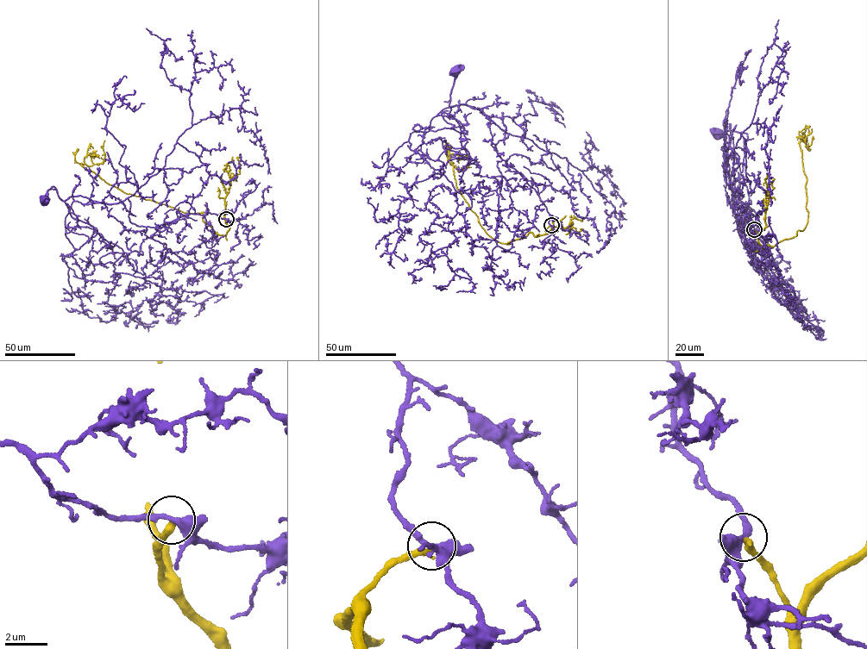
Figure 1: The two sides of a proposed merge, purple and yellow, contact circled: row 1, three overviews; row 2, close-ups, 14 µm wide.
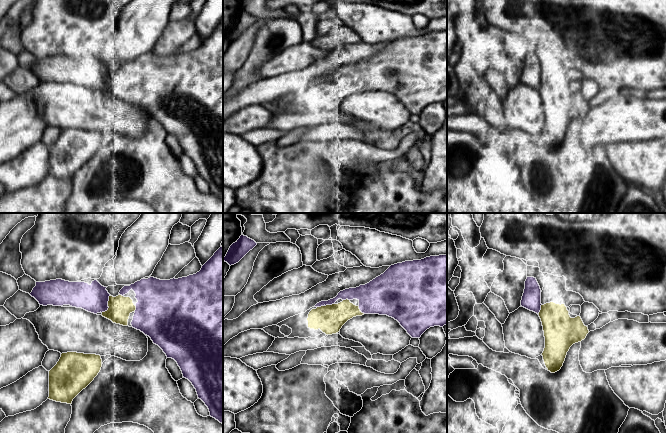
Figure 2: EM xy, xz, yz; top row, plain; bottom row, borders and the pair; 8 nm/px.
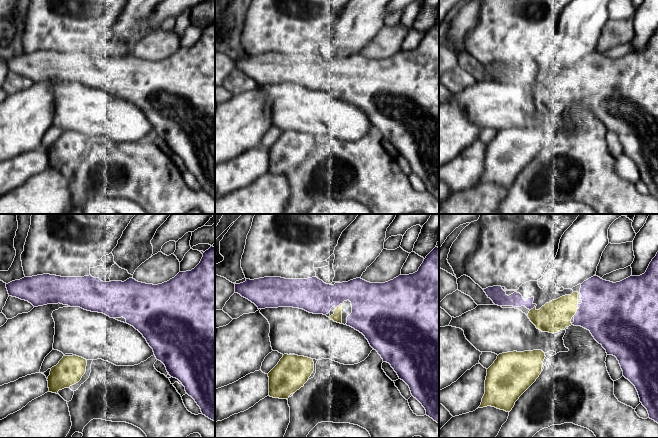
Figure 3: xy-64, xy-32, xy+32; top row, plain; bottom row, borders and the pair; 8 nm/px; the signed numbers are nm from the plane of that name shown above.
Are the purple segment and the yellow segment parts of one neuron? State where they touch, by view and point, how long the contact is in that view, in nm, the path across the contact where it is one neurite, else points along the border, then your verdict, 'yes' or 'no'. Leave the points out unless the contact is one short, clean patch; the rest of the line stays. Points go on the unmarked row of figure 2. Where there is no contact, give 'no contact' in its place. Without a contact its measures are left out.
meets purple in xy at (107, 81); contact 160 nm long; no

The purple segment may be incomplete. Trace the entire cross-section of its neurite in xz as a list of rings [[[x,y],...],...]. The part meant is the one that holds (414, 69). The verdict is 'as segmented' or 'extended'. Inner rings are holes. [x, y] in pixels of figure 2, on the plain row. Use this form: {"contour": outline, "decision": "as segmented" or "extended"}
{"contour": [[[447,31],[391,41],[369,59],[340,67],[335,74],[321,77],[314,83],[332,81],[338,75],[357,75],[362,89],[392,93],[412,114],[420,114],[430,103],[447,100]]], "decision": "as segmented"}

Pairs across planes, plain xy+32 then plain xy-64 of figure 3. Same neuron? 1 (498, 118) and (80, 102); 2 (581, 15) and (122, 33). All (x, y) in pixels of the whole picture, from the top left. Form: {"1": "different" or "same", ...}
{"1": "same", "2": "same"}

